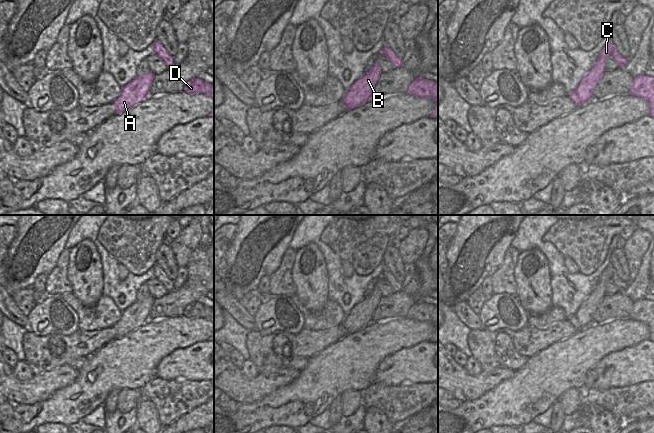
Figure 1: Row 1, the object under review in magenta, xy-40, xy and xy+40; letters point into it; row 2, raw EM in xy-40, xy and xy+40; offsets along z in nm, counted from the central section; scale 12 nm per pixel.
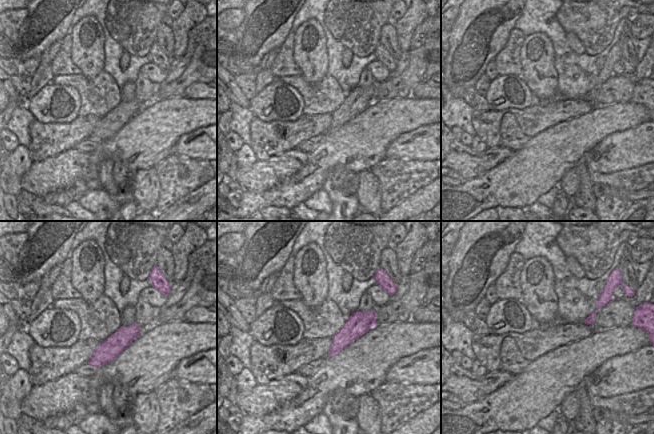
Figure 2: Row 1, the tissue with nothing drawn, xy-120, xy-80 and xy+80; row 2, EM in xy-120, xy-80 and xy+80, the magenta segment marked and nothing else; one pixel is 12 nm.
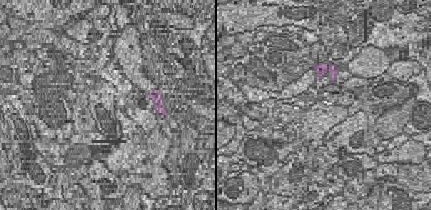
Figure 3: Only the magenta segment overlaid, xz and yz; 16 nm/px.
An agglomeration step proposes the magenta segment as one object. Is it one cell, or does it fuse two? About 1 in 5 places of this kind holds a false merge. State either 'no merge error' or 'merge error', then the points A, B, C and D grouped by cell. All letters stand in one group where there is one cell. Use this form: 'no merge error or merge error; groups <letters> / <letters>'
merge error; groups A B C / D

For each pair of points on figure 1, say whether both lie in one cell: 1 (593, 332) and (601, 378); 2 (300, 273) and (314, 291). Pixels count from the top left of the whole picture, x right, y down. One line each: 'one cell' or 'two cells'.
1: two cells
2: one cell

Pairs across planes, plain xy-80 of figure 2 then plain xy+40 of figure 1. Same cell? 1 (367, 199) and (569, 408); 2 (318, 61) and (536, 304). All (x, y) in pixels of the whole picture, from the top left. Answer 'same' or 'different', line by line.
1: different
2: same

